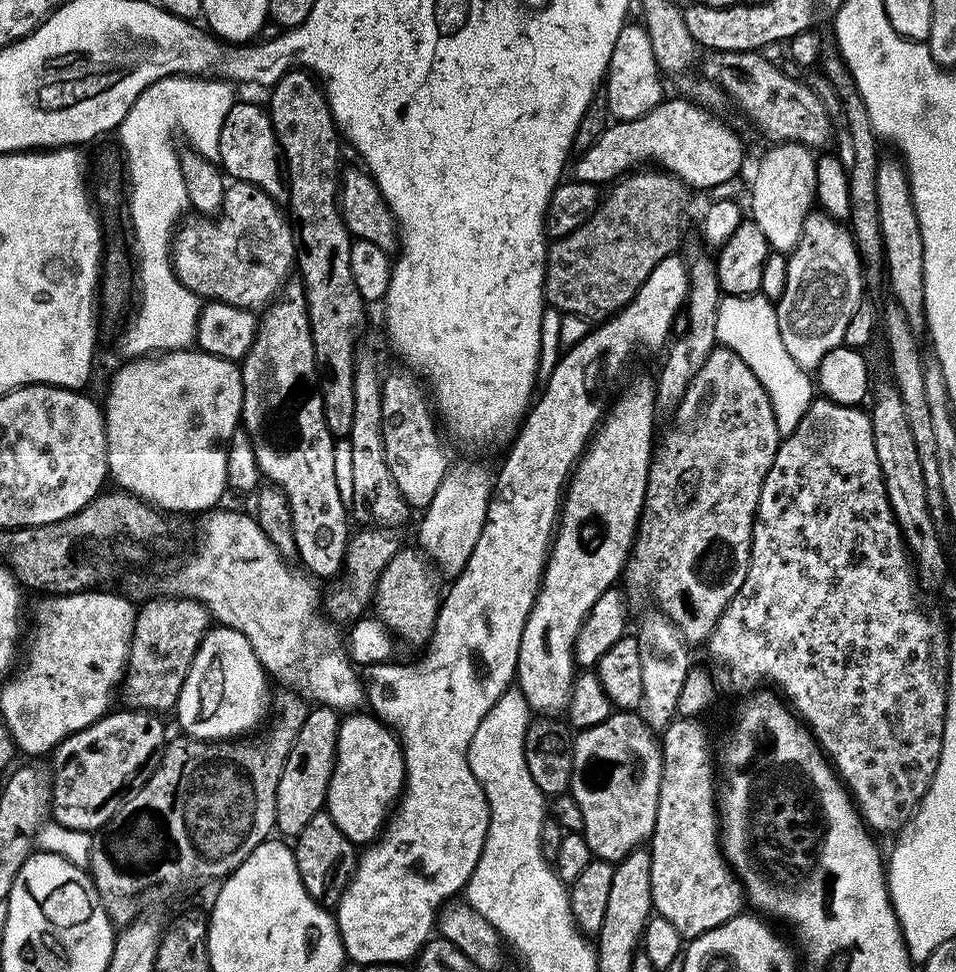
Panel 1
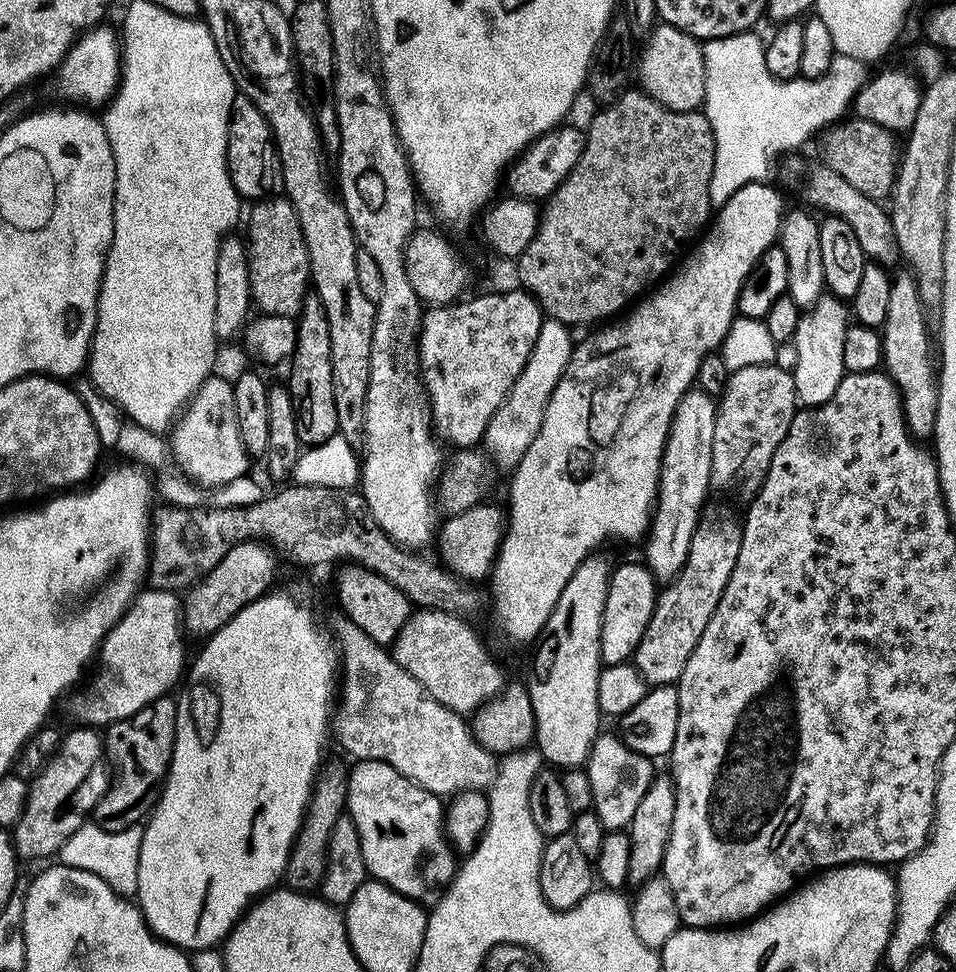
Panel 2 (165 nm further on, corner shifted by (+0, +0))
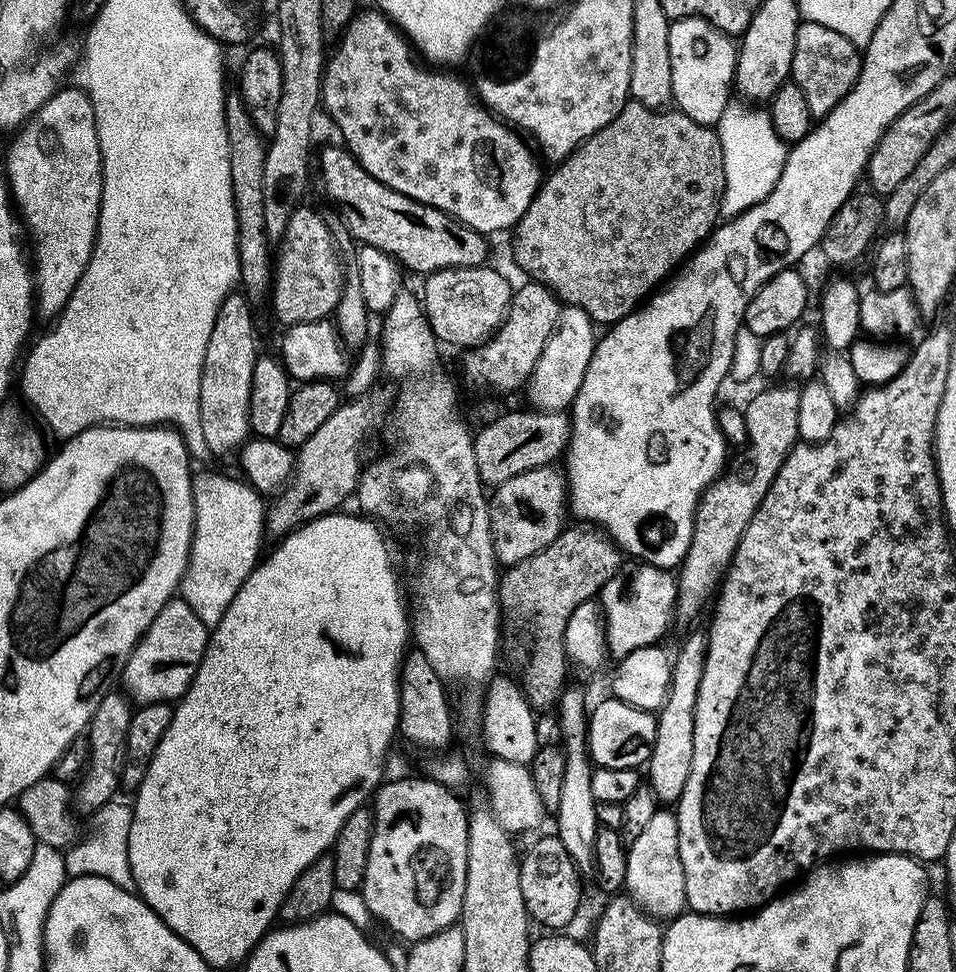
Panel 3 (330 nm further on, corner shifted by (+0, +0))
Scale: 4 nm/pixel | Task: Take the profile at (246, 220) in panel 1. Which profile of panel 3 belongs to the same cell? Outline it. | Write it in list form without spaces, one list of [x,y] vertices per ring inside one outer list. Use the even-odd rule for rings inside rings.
[[[301,206],[290,214],[290,222],[286,222],[281,236],[284,237],[274,260],[270,308],[276,311],[284,326],[329,319],[344,293],[346,272],[340,269],[336,244],[327,222],[314,209]]]

